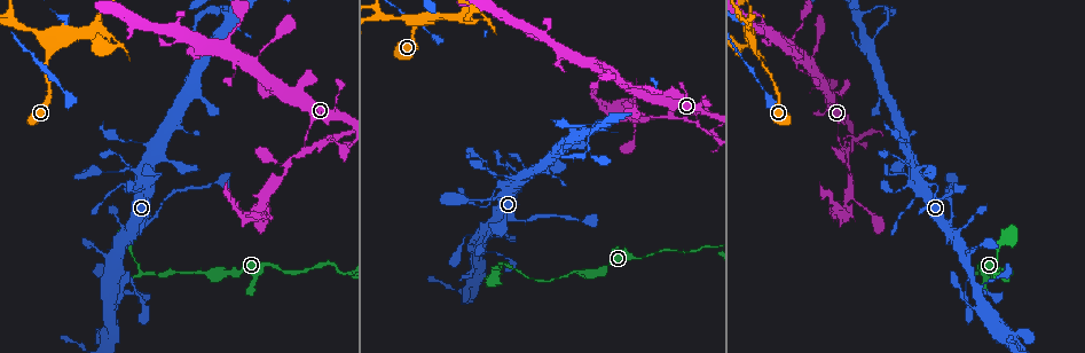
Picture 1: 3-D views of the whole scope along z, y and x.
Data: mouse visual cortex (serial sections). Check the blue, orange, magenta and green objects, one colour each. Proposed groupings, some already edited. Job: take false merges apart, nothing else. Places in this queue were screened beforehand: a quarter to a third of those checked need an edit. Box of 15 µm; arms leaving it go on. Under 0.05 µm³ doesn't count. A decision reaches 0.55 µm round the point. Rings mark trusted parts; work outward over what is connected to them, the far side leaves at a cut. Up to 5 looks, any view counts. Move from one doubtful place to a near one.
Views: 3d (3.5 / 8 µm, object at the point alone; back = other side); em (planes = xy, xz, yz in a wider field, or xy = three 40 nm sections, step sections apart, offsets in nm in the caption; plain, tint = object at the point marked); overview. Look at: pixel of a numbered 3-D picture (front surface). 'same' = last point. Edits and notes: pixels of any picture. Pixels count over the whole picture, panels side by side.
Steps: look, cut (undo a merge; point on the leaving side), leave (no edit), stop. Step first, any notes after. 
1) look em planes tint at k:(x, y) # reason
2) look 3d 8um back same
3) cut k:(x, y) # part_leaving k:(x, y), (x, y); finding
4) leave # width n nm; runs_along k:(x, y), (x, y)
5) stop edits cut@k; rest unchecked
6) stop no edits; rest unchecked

look 3d 3.5um at 1:(142, 274)

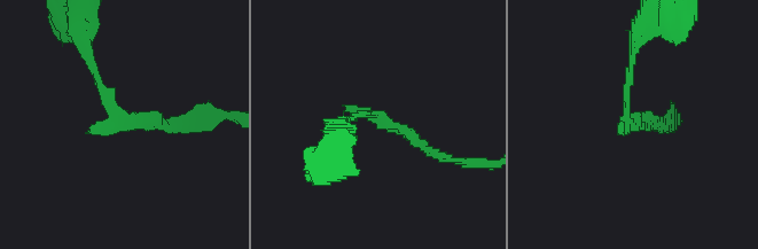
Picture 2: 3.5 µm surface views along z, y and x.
look em planes tint at 2:(632, 122)

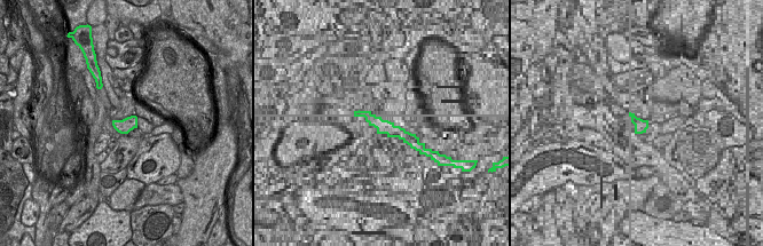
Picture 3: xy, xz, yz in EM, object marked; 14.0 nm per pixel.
leave # arm_widths 100, 150 nm; runs_along 2:(181, 125), (118, 122), (90, 54); one cell here

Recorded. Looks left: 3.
look 3d 3.5um at 1:(839, 142) # thick turns thin

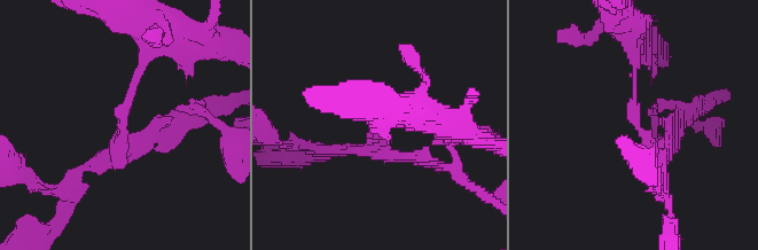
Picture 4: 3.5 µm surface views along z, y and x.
look em xy step 5 tint at 4:(639, 123) # shape alone is not enough

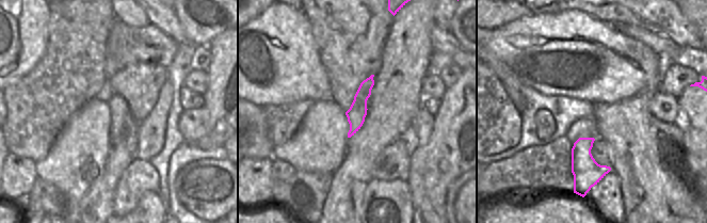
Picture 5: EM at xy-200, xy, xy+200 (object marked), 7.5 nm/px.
cut 4:(687, 120) # part_leaving 4:(657, 151), (663, 158), (671, 233); two cells meet here

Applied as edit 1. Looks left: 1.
stop edits cut@4; rest unchecked

